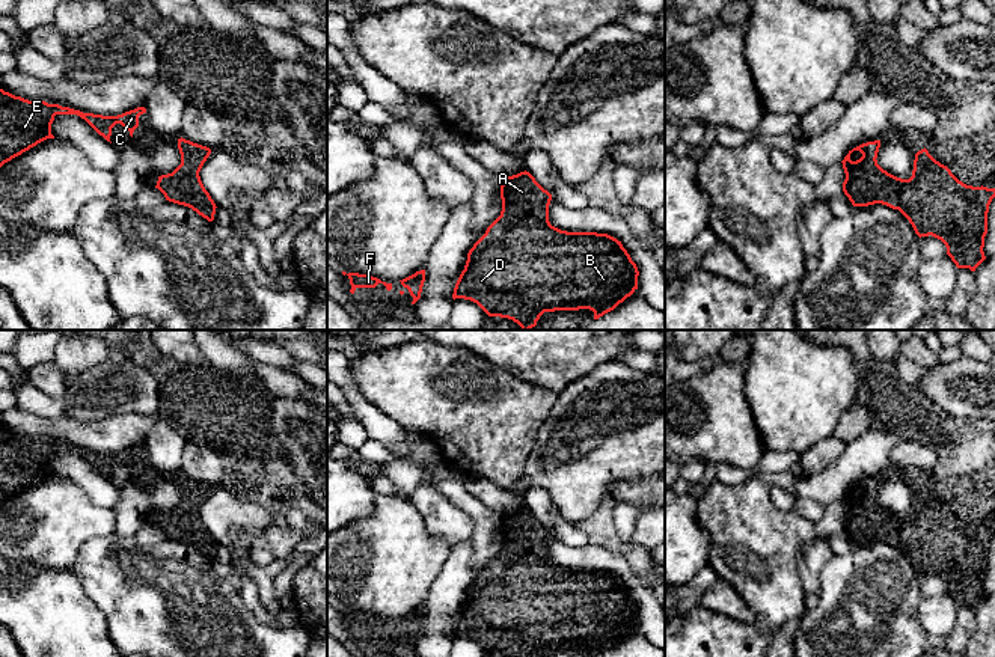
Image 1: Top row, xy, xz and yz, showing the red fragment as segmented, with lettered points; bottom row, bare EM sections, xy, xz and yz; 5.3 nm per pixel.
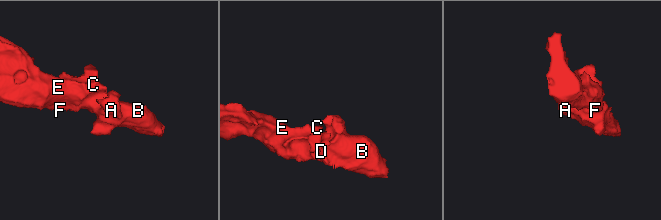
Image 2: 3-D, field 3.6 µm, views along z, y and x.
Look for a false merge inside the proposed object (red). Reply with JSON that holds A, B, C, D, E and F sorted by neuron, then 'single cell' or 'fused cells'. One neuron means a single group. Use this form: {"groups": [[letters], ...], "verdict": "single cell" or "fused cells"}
{"groups": [["A", "B", "C", "D", "E", "F"]], "verdict": "single cell"}

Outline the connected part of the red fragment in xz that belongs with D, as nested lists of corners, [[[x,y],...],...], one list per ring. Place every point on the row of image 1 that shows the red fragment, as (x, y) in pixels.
[[[529,172],[502,179],[501,199],[501,215],[467,253],[464,270],[454,288],[454,300],[470,300],[488,316],[508,318],[522,330],[531,330],[544,312],[589,309],[594,319],[599,319],[638,289],[638,267],[621,241],[608,234],[567,232],[552,226],[549,222],[552,194]]]

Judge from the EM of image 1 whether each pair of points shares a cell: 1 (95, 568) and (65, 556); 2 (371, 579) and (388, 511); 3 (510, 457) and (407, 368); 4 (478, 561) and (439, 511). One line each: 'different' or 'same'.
1: different
2: same
3: same
4: different

